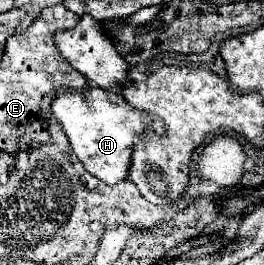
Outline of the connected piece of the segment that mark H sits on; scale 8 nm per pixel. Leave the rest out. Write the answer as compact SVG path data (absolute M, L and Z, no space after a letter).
M88 87L84 93L62 93L52 101L52 113L62 123L74 153L78 155L84 169L104 181L106 185L118 183L128 177L132 147L144 129L152 127L154 133L164 133L164 121L146 111L134 109L126 103L120 91L104 91L100 87Z

